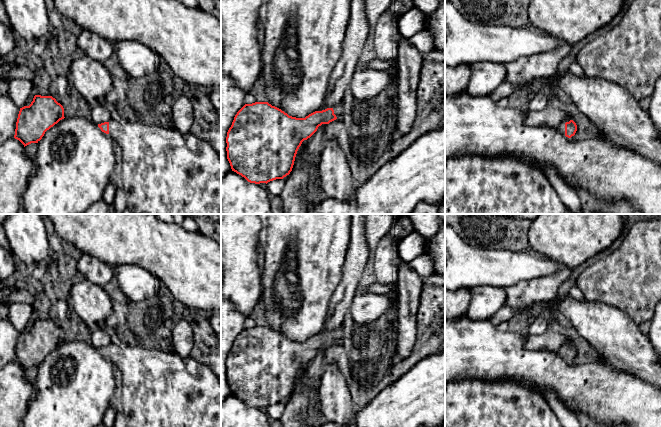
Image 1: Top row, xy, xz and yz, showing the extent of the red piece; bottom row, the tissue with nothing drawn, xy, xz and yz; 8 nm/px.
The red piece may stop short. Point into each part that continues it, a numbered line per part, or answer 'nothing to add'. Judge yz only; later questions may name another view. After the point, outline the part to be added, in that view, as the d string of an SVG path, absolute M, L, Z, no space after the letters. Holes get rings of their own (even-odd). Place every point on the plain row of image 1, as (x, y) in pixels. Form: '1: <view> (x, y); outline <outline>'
1: yz (561, 352); outline M570 344L562 346L560 349L558 349L557 354L565 359L565 347L569 346Z

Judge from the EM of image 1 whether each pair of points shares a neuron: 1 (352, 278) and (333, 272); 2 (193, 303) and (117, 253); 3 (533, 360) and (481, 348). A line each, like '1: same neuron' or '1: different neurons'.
1: different neurons
2: same neuron
3: same neuron

